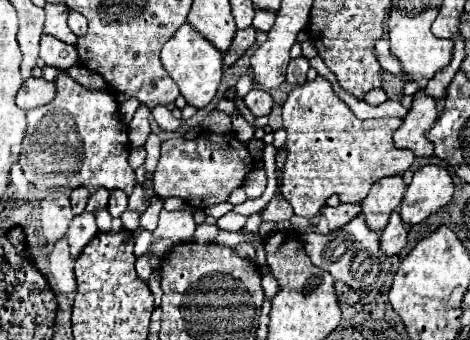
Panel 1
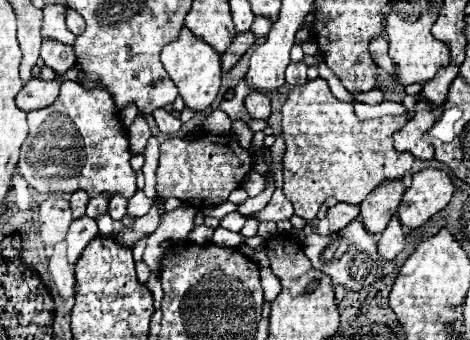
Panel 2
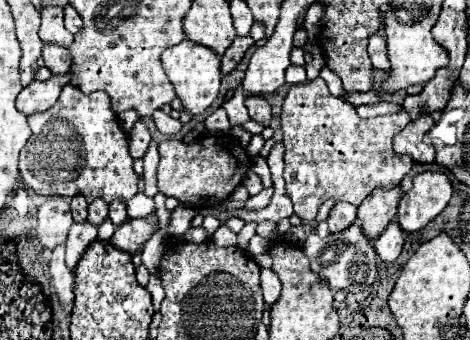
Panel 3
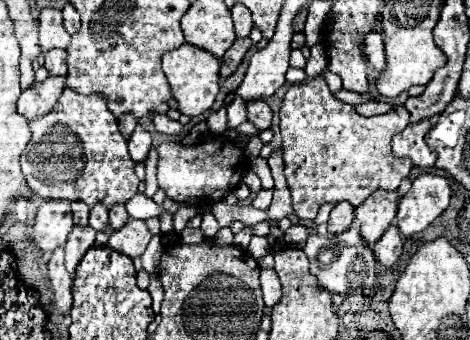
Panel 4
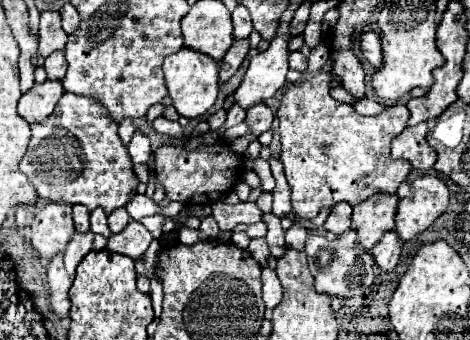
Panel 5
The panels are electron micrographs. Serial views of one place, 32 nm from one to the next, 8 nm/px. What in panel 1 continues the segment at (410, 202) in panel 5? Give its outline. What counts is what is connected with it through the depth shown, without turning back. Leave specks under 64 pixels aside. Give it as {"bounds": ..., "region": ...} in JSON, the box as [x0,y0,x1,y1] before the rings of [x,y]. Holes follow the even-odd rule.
{"bounds":[400,164,454,224],"region":[[[426,164],[414,172],[414,178],[402,198],[400,216],[408,224],[420,224],[440,206],[448,204],[454,192],[454,182],[444,166]]]}

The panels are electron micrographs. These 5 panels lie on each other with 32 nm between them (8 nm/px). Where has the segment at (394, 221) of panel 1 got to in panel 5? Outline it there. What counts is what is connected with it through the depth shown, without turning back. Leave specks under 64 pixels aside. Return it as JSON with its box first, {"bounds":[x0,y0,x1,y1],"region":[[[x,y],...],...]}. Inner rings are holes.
{"bounds":[370,230,400,272],"region":[[[388,230],[382,240],[370,250],[374,256],[374,262],[384,270],[384,272],[392,272],[398,264],[400,258],[400,238],[396,236],[394,230]]]}

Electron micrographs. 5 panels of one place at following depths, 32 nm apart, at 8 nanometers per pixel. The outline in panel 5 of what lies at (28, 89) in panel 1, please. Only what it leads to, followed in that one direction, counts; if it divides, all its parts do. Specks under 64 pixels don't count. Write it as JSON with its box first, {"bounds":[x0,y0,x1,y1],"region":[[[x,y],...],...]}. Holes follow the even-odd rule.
{"bounds":[18,80,62,122],"region":[[[46,80],[42,84],[34,84],[28,92],[22,94],[18,102],[18,114],[26,122],[38,122],[52,114],[56,102],[62,96],[62,80]]]}

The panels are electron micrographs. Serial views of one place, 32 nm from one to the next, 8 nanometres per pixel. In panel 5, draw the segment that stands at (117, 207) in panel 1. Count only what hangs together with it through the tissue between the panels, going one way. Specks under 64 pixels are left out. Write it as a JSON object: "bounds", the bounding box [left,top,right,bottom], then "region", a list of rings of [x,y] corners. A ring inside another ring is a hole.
{"bounds":[108,206,132,234],"region":[[[120,206],[120,208],[114,208],[114,210],[110,212],[110,216],[108,216],[108,226],[110,226],[110,230],[116,234],[116,232],[120,232],[122,228],[126,228],[126,224],[128,224],[130,220],[132,220],[132,218],[128,216],[126,208]]]}

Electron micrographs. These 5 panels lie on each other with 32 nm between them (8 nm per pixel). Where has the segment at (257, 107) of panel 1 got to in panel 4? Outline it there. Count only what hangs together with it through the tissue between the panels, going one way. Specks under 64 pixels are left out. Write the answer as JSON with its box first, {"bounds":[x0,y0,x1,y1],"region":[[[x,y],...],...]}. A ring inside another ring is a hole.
{"bounds":[248,100,272,130],"region":[[[252,100],[248,102],[248,120],[254,122],[260,130],[266,130],[272,122],[272,110],[264,100]]]}

